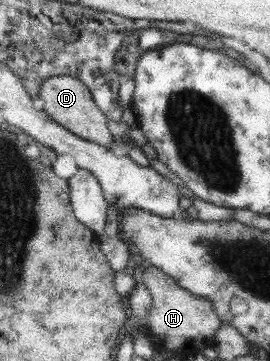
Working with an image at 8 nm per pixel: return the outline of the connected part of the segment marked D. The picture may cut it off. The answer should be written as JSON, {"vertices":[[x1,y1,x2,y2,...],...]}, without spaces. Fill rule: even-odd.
{"vertices":[[67,75,46,78,39,89,39,97,45,101,45,112,50,114,56,122,66,126,79,137,86,138,87,141,112,149,113,135,107,127,107,115,99,109,99,105,95,104,93,93,78,78]]}

